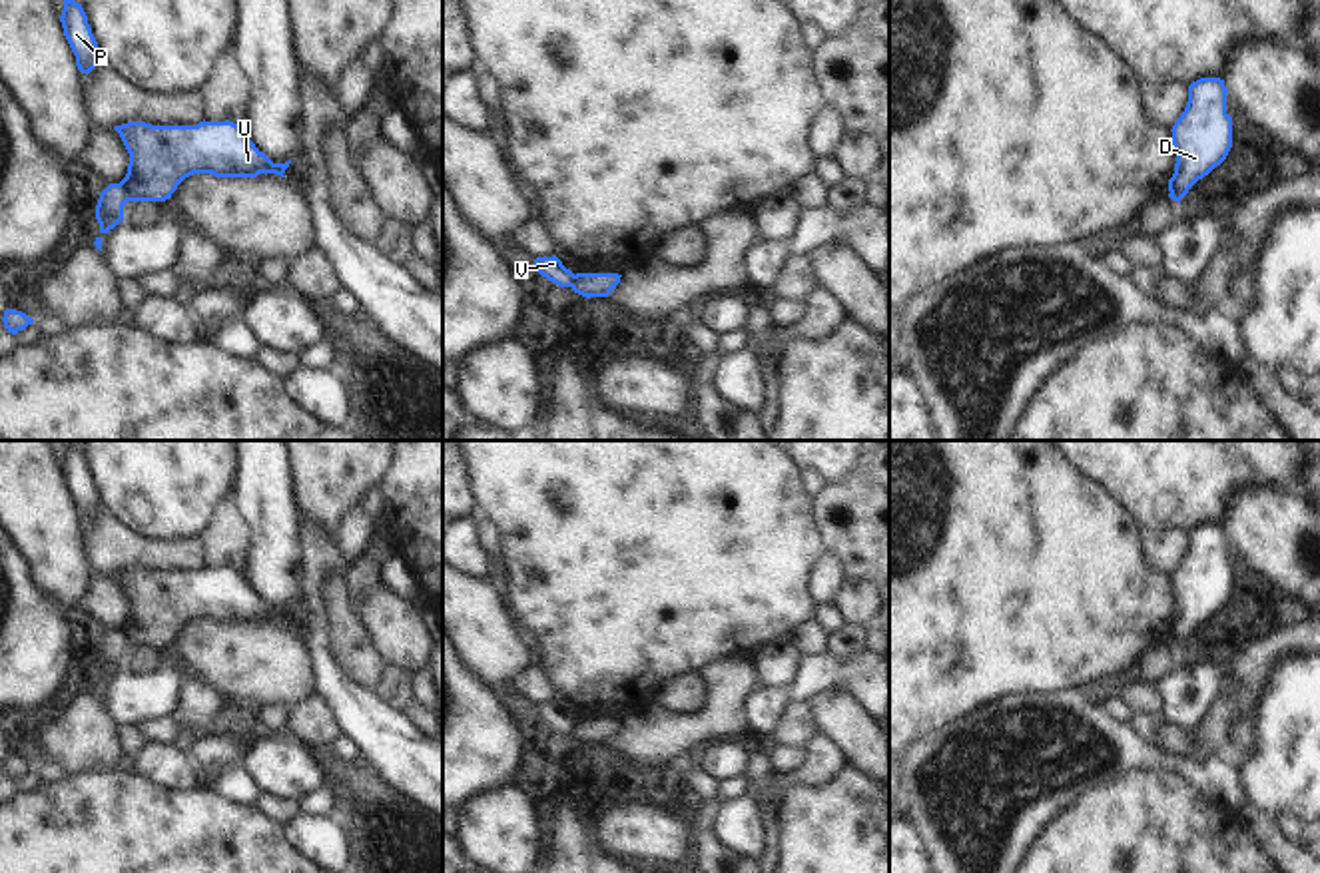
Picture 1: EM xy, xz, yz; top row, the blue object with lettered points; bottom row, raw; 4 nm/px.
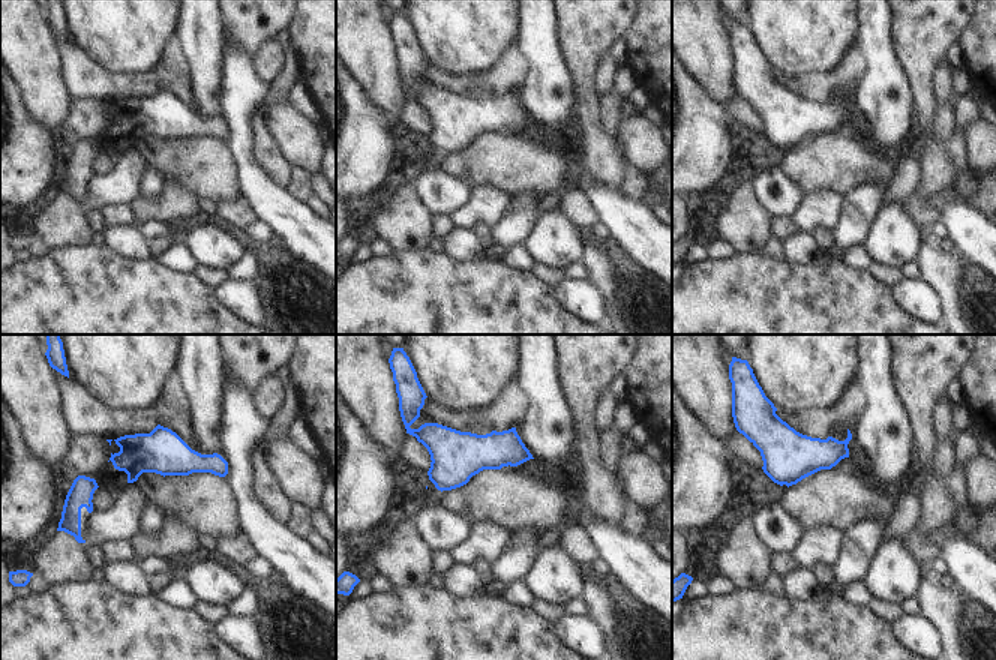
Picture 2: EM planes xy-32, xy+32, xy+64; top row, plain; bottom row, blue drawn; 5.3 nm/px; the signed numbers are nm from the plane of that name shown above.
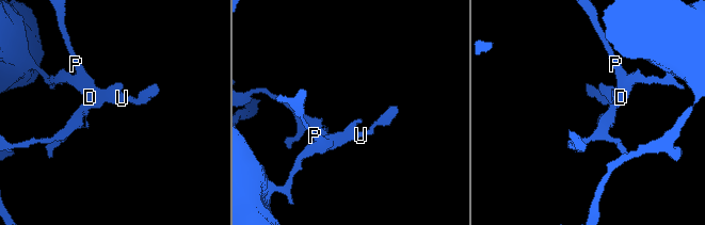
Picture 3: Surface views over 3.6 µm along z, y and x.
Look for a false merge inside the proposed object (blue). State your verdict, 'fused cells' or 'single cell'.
fused cells

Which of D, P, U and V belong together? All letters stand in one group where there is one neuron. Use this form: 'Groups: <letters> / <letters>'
Groups: D P U / V

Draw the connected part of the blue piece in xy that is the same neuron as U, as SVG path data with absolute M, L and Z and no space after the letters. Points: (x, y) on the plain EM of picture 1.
M128 568L114 574L128 600L128 620L120 632L130 648L165 648L193 620L215 624L285 624L285 610L273 610L245 580L243 572L199 568L197 572L152 572Z

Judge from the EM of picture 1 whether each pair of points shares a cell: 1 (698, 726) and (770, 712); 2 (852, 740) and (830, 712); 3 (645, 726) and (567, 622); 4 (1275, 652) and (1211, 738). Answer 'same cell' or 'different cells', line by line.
1: different cells
2: same cell
3: different cells
4: same cell

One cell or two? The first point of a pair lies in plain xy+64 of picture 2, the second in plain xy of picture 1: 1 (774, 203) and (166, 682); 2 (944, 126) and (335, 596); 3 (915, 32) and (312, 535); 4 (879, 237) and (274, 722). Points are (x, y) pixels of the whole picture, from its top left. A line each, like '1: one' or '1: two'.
1: one
2: two
3: two
4: two

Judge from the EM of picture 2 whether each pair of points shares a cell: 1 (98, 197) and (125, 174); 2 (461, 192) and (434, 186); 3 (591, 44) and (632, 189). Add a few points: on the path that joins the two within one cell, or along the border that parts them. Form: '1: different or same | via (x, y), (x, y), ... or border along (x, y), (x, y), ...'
1: same | via (104, 191), (119, 180)
2: same | via (455, 192), (440, 192)
3: different | border along (627, 165), (623, 180), (617, 188)

